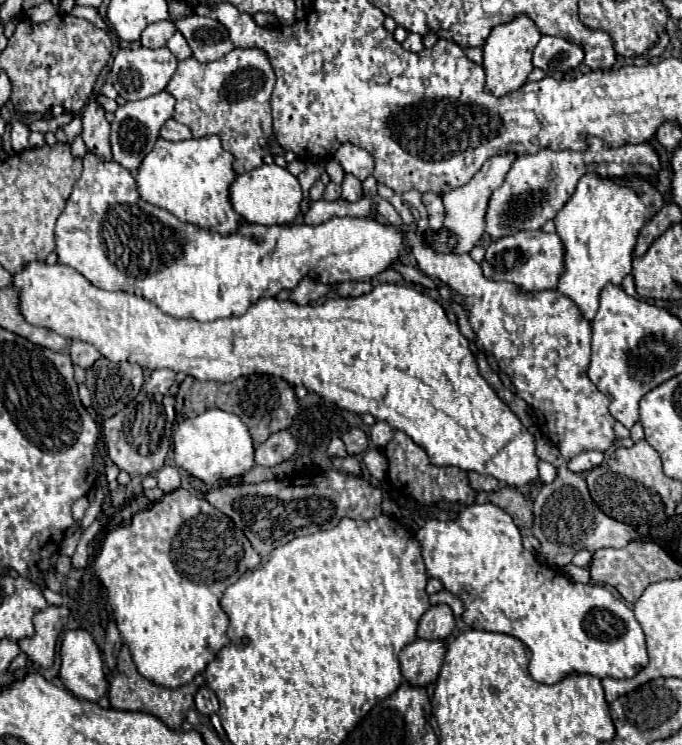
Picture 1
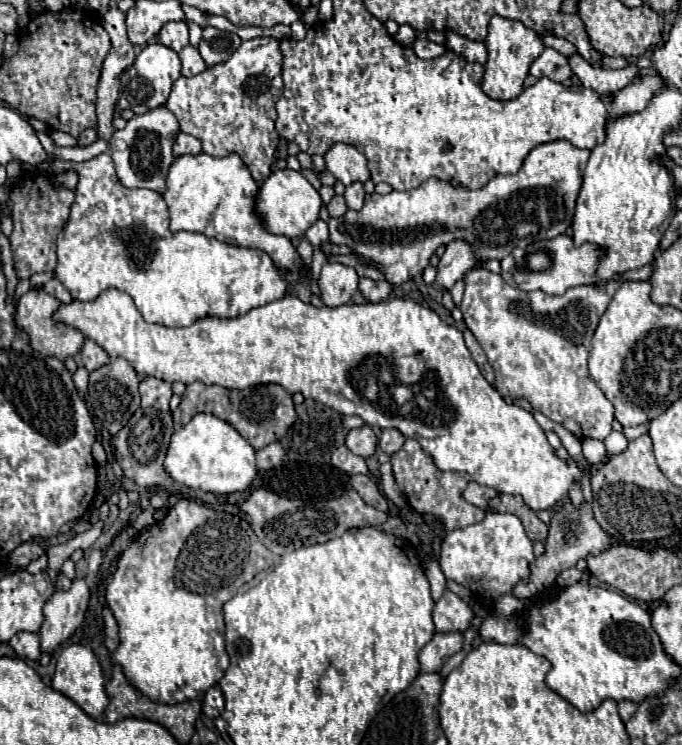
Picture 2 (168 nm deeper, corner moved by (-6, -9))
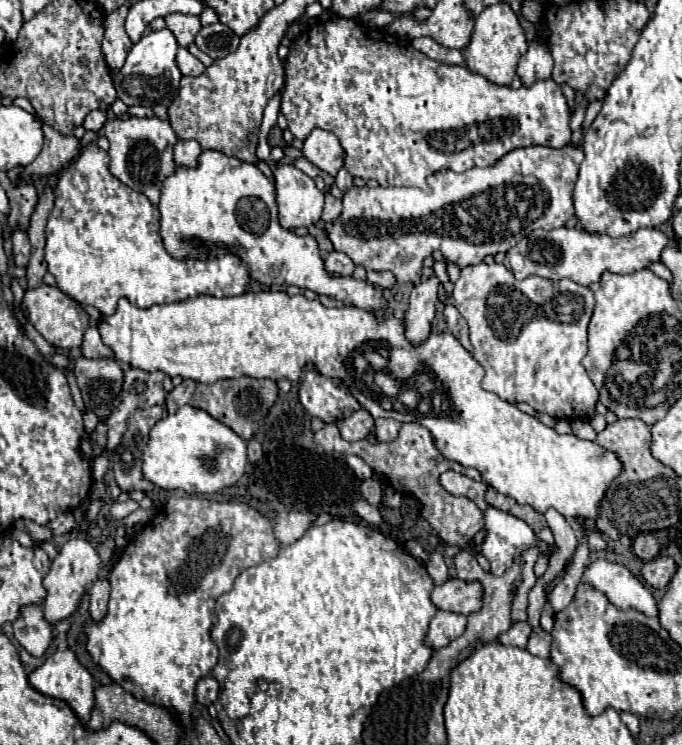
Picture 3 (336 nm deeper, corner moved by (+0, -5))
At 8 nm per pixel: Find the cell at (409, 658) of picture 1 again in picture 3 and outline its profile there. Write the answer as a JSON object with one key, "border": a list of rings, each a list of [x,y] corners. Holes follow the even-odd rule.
{"border":[[[439,610],[435,618],[429,624],[429,632],[425,636],[425,646],[431,650],[439,650],[459,638],[465,632],[467,618],[463,614],[453,614],[453,612],[443,612]]]}

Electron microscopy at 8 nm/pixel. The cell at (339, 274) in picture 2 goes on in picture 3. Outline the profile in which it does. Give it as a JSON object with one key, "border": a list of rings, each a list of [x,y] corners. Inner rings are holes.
{"border":[[[331,252],[331,254],[325,254],[325,270],[331,274],[331,276],[351,276],[353,270],[355,270],[355,264],[351,262],[351,258],[343,252]]]}

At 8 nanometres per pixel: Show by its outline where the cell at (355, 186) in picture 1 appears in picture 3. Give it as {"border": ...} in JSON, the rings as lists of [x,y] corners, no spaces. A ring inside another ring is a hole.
{"border":[[[341,168],[339,174],[337,174],[337,178],[335,178],[335,184],[337,184],[337,188],[345,194],[347,190],[353,188],[353,176],[351,176],[345,168]]]}

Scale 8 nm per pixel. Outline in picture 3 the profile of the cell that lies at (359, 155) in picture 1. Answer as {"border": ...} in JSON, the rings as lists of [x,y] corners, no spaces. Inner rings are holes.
{"border":[[[315,128],[303,142],[303,156],[329,176],[335,176],[343,166],[345,150],[333,132]]]}

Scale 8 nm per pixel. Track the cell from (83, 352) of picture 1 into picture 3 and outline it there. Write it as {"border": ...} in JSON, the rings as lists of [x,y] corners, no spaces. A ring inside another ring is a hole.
{"border":[[[91,324],[85,332],[81,352],[85,358],[109,358],[109,356],[113,356],[113,352],[101,342],[101,336],[99,336],[99,330],[95,324]]]}

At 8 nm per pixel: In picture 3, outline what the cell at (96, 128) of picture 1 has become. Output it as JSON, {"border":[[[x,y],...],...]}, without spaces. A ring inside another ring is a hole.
{"border":[[[121,6],[115,12],[107,14],[107,18],[103,22],[105,36],[103,36],[101,52],[105,56],[105,62],[107,62],[107,68],[111,70],[111,74],[117,74],[121,70],[121,66],[133,46],[133,42],[129,40],[127,32],[123,28],[127,10],[129,10],[129,6]]]}

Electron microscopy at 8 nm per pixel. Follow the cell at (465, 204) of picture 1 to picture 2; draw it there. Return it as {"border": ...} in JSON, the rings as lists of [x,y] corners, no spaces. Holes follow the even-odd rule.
{"border":[[[451,242],[439,260],[435,284],[450,291],[453,284],[461,280],[463,274],[475,266],[475,262],[477,258],[473,258],[473,250],[469,250],[469,244]]]}

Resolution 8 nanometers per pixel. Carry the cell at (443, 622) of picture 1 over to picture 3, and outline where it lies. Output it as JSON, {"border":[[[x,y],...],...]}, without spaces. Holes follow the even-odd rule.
{"border":[[[451,578],[441,586],[435,586],[431,592],[431,602],[435,608],[455,614],[471,614],[481,608],[483,588],[479,582],[465,582],[459,578]]]}

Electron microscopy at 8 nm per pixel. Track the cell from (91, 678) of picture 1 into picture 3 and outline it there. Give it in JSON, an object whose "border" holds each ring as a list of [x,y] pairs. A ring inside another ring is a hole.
{"border":[[[57,650],[53,656],[49,656],[45,660],[43,666],[39,666],[31,676],[29,676],[29,682],[35,690],[51,696],[51,698],[59,698],[59,700],[65,700],[73,712],[79,716],[79,720],[83,724],[89,722],[89,716],[91,716],[91,710],[95,706],[95,692],[93,692],[93,676],[87,672],[87,668],[83,664],[79,664],[77,656],[73,650]]]}

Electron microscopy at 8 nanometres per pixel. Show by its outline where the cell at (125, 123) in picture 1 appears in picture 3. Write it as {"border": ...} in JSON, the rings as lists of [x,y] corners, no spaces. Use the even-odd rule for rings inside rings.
{"border":[[[157,116],[151,118],[127,118],[127,120],[109,120],[103,126],[103,134],[111,142],[109,170],[115,178],[119,178],[125,186],[143,192],[155,206],[159,204],[161,184],[175,170],[173,162],[173,146],[177,142],[177,134],[173,132],[169,120],[161,120]]]}

